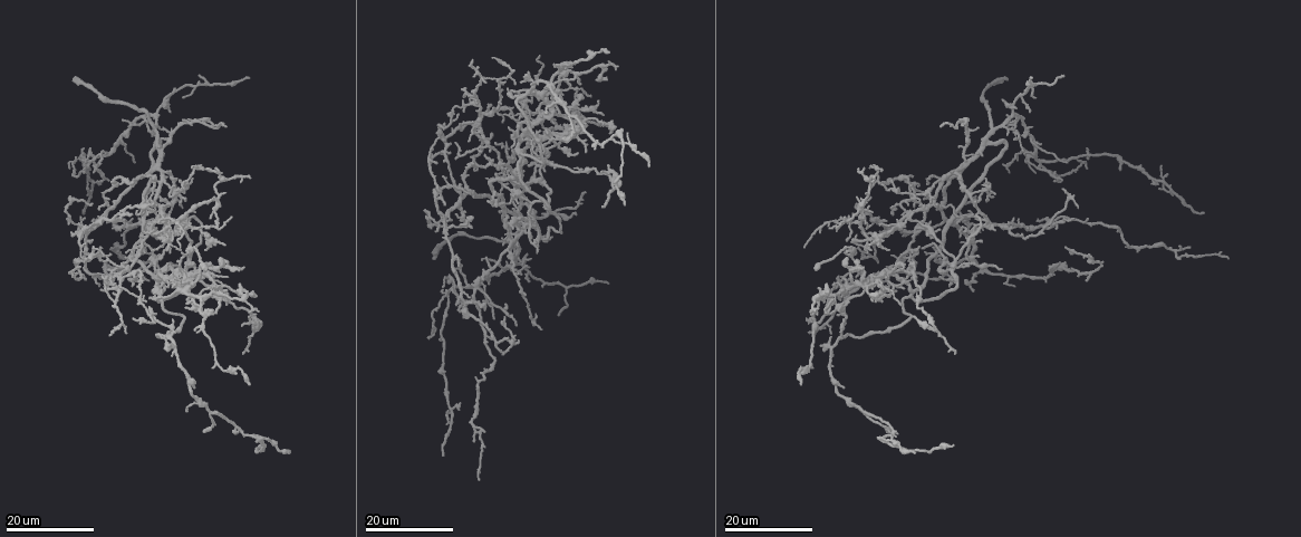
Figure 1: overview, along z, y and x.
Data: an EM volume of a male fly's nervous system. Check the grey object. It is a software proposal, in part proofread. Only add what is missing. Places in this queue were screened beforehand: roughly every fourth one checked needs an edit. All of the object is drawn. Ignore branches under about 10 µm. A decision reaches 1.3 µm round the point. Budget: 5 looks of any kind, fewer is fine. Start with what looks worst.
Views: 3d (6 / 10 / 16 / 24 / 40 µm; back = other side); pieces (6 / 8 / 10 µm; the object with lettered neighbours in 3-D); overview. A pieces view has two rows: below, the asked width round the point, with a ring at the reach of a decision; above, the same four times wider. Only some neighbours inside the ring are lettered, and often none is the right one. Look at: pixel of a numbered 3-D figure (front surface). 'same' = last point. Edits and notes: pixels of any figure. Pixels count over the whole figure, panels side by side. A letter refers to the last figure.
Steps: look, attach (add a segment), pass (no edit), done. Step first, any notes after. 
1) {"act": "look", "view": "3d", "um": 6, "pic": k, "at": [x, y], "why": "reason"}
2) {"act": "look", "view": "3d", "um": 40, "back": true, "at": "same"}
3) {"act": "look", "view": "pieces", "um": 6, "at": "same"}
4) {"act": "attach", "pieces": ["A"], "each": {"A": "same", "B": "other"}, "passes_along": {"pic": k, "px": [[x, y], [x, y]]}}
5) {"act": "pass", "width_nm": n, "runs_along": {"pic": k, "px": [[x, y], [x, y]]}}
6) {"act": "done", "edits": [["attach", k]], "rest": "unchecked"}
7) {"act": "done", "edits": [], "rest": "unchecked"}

{"act": "look", "view": "3d", "um": 24, "pic": 1, "at": [1007, 78], "why": "an open end"}

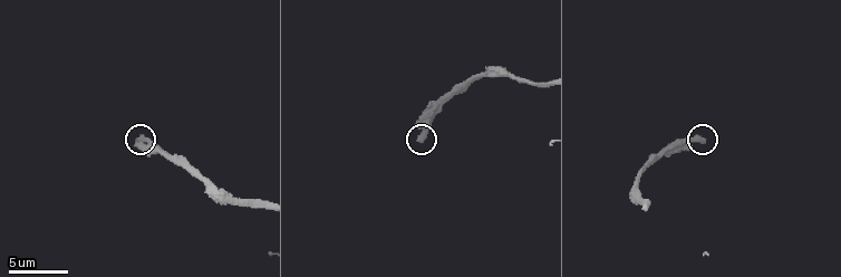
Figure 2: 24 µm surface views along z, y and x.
{"act": "look", "view": "pieces", "um": 8, "pic": 2, "at": [137, 139]}

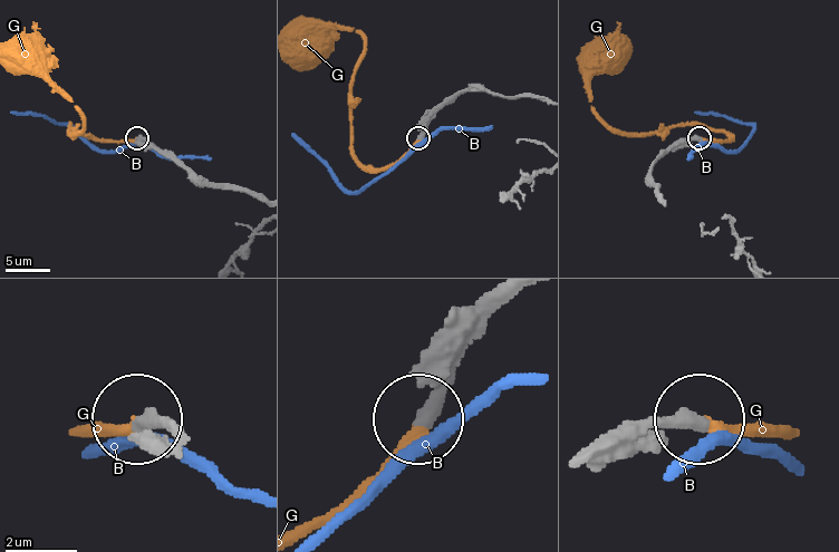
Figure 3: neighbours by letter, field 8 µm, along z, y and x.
{"act": "attach", "pieces": ["G"], "each": {"B": "other", "G": "same"}, "passes_along": {"pic": 3, "px": [[182, 439], [140, 419], [80, 428]]}, "found": "it goes on there"}

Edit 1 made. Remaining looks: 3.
{"act": "look", "view": "3d", "um": 24, "pic": 1, "at": [1158, 185], "why": "thin end"}

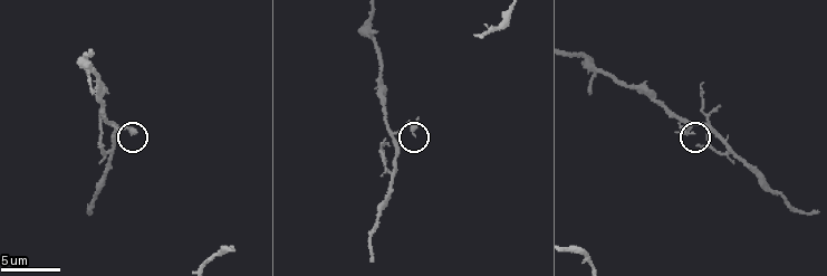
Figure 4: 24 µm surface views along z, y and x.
{"act": "look", "view": "pieces", "um": 10, "pic": 4, "at": [412, 132]}

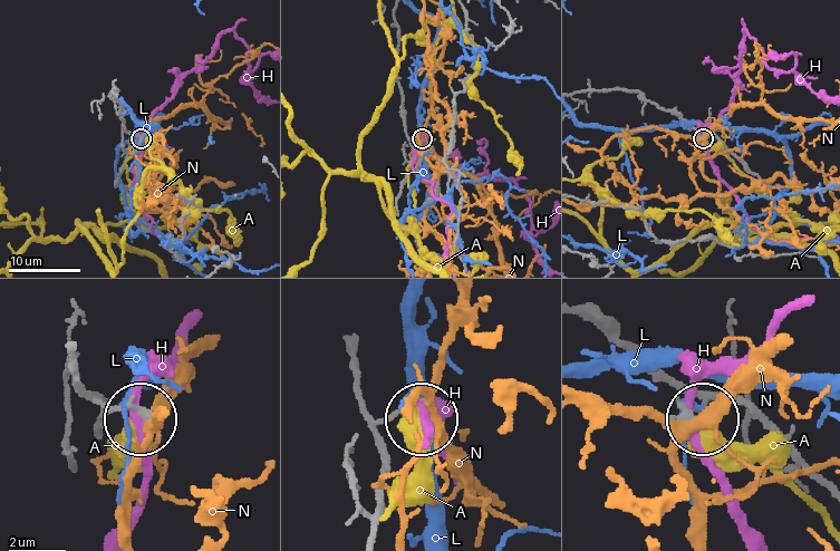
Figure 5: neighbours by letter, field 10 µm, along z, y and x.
{"act": "pass", "width_nm": 170, "each": {"A": "other", "H": "other", "L": "other", "N": "other"}, "runs_along": {"pic": 5, "px": [[66, 346], [83, 384], [140, 421]]}, "found": "none of them fits"}

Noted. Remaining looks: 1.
{"act": "done", "edits": [["attach", 3]], "rest": "unchecked"}

